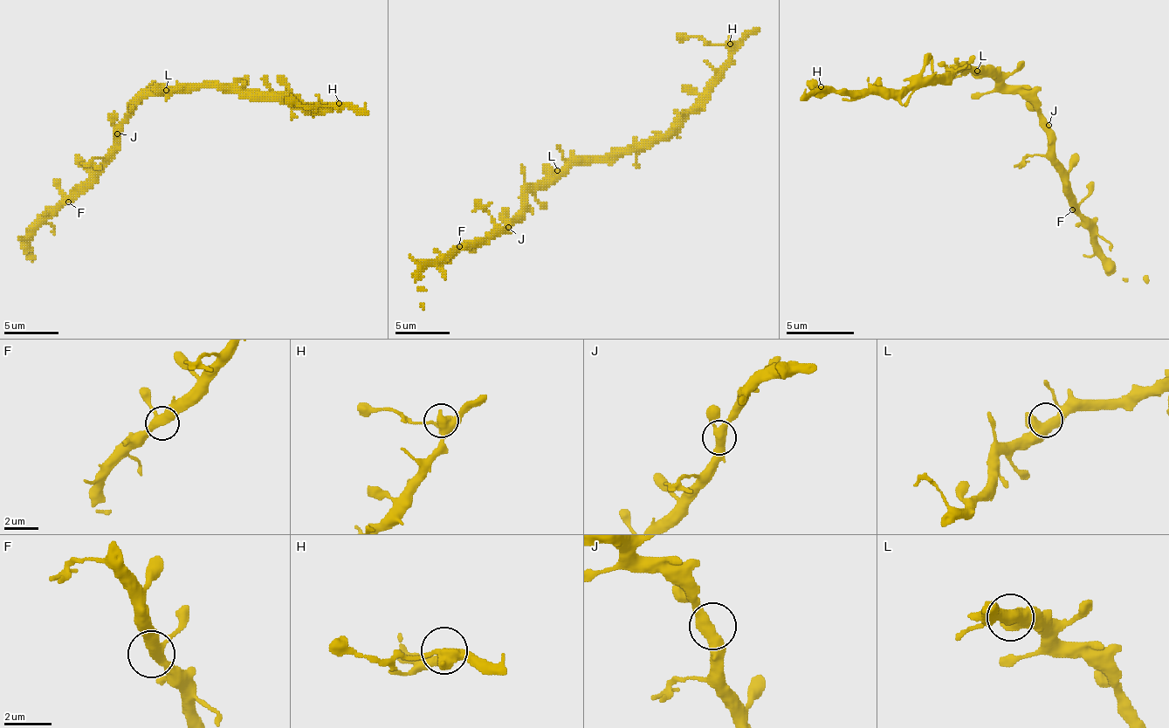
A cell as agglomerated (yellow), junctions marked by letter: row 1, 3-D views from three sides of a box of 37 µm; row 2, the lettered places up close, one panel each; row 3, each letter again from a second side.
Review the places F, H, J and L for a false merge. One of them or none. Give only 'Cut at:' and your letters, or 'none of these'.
Cut at: H

